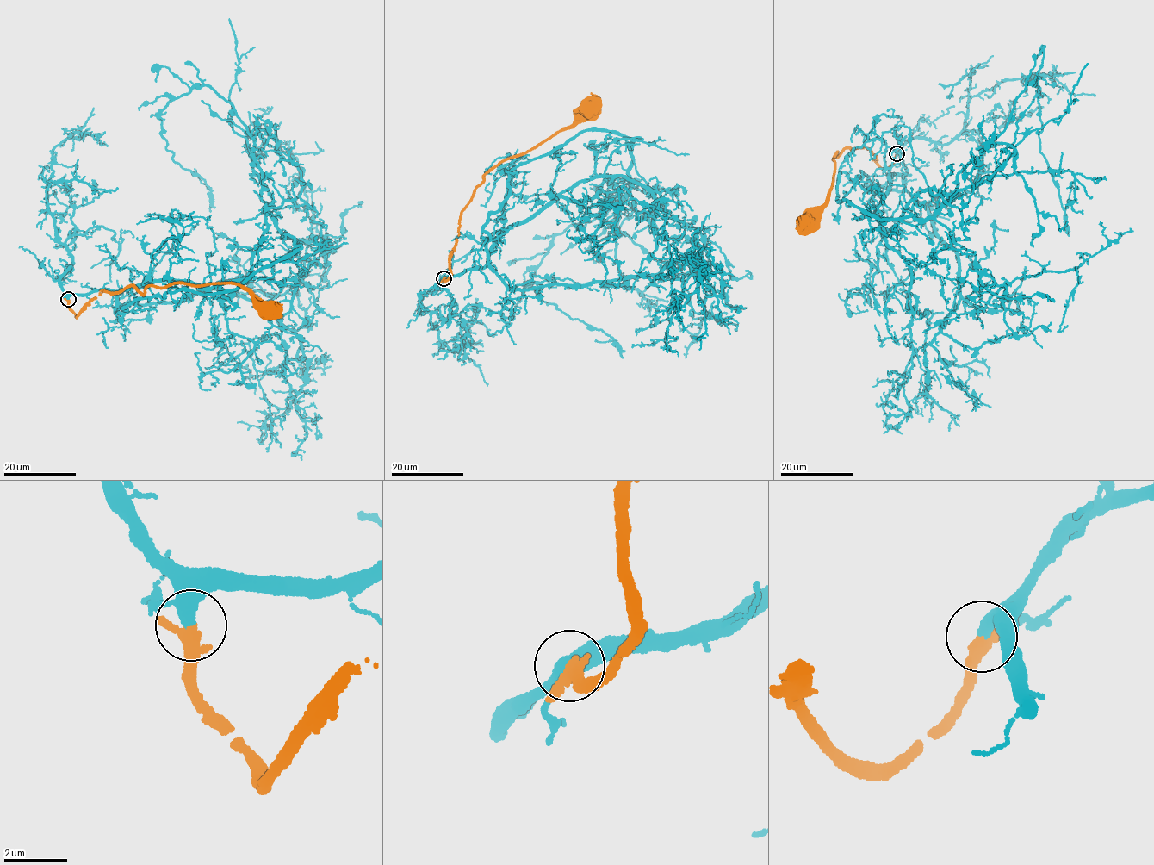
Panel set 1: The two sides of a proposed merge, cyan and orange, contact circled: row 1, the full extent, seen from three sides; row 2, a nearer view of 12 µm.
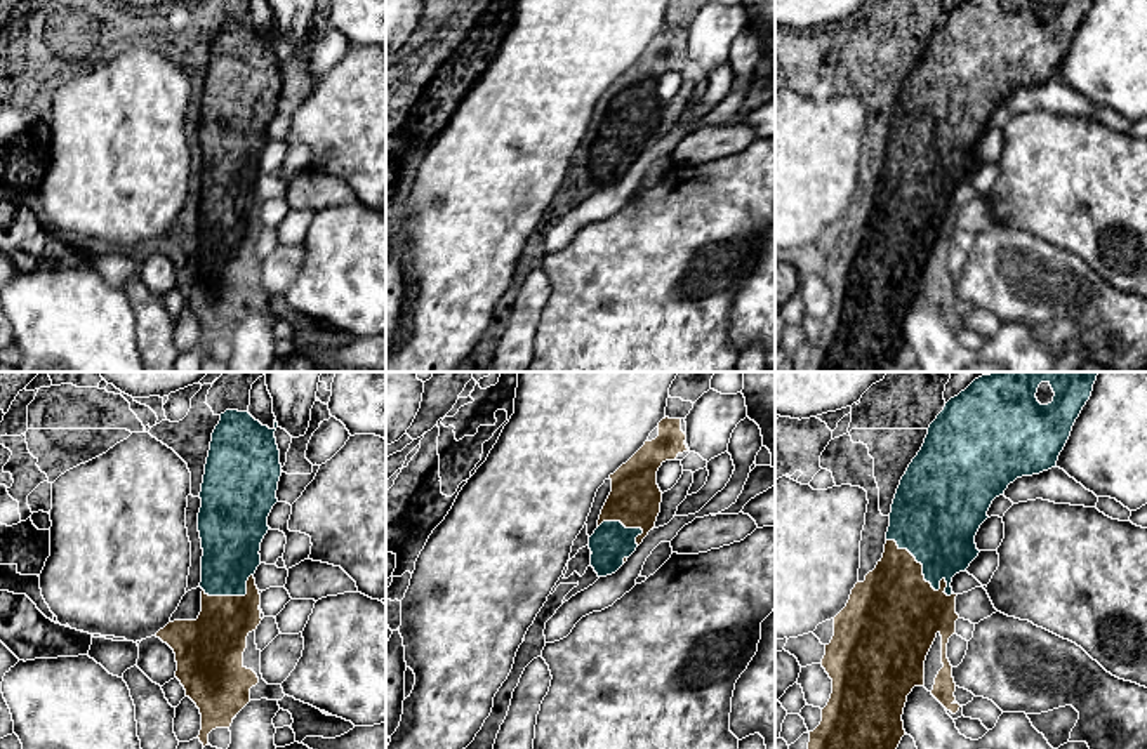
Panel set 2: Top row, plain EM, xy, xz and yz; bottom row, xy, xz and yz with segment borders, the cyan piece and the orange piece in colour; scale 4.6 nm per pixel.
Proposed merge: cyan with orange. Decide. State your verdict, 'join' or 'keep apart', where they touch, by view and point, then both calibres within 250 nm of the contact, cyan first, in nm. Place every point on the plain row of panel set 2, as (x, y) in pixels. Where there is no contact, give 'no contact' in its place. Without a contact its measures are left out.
join | yz (925, 188) | 360/440 nm

